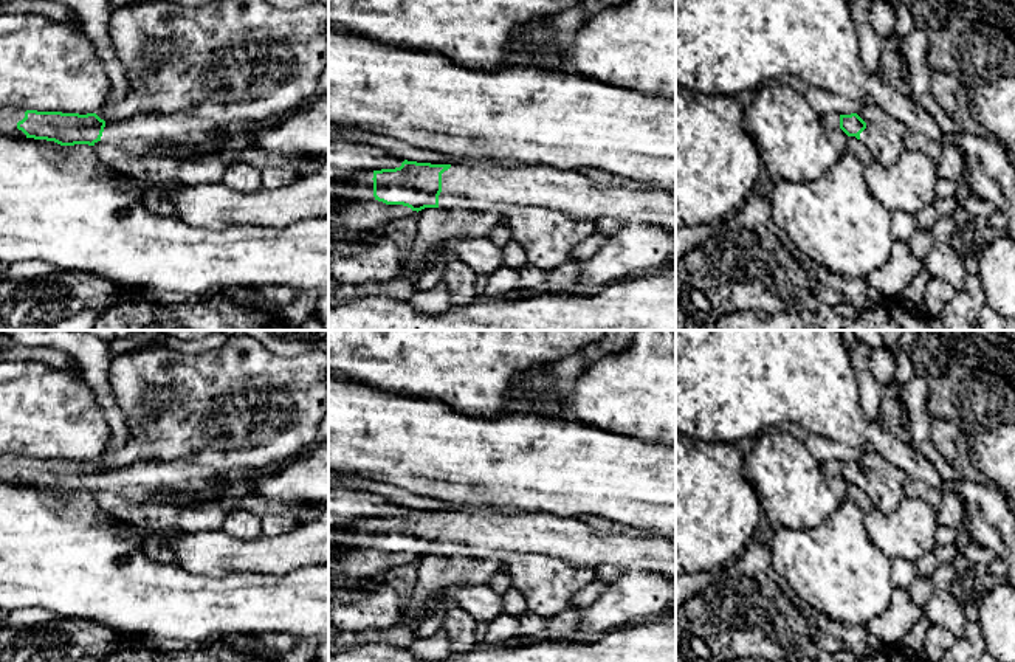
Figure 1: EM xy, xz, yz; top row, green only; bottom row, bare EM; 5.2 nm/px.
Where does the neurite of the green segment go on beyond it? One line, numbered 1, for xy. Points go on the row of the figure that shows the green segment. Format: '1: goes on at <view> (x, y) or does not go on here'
1: goes on at xy (143, 134)

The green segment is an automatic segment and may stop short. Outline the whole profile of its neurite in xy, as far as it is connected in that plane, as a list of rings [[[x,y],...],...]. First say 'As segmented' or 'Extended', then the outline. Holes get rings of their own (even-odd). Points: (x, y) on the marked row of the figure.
Extended. [[[2,105],[0,116],[8,118],[6,126],[0,124],[0,133],[14,138],[34,138],[54,141],[60,146],[96,143],[112,144],[133,157],[163,155],[177,160],[188,160],[186,152],[194,144],[205,144],[218,132],[228,132],[226,124],[208,118],[197,118],[188,113],[138,112],[124,119],[101,119],[96,113],[62,113],[37,112],[15,105]]]

